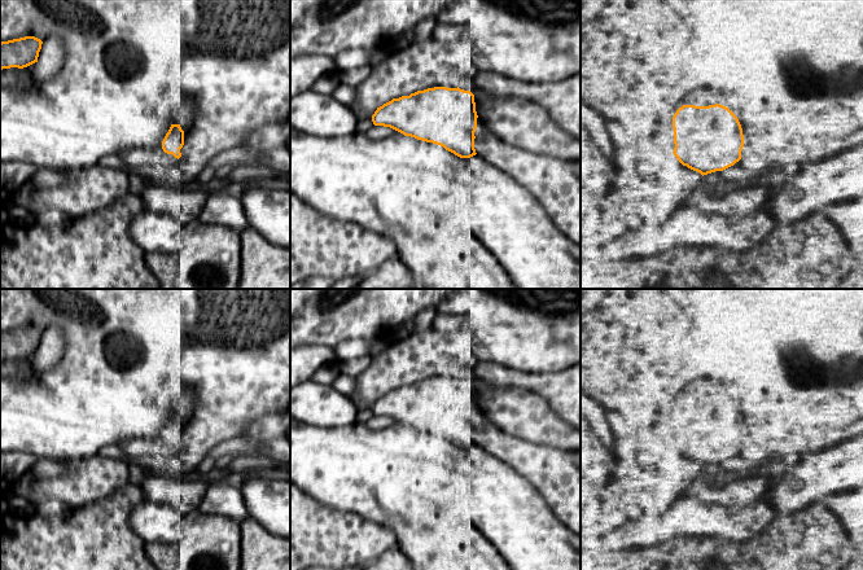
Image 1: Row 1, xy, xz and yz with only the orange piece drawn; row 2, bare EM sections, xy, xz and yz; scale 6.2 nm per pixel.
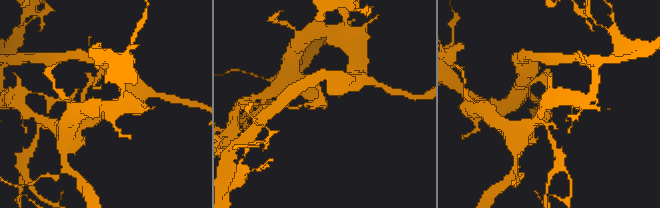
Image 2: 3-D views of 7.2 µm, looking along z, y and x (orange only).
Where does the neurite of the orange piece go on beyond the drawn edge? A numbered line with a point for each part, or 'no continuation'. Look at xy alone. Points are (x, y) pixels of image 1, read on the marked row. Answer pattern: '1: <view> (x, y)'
1: xy (188, 112)

